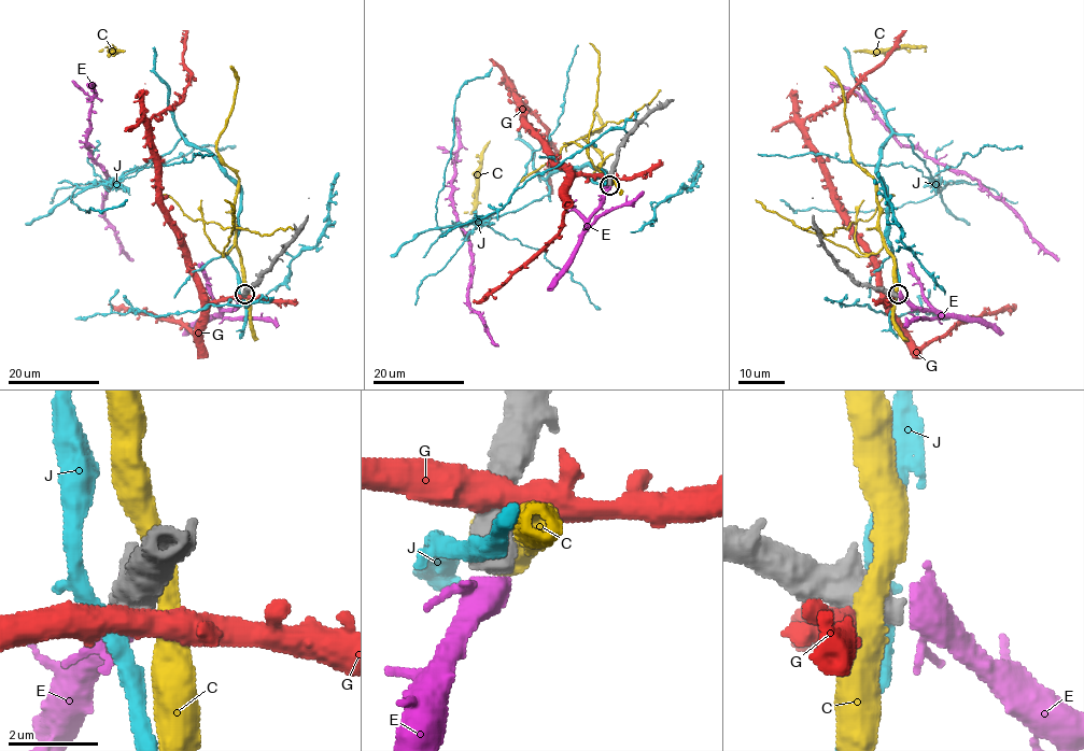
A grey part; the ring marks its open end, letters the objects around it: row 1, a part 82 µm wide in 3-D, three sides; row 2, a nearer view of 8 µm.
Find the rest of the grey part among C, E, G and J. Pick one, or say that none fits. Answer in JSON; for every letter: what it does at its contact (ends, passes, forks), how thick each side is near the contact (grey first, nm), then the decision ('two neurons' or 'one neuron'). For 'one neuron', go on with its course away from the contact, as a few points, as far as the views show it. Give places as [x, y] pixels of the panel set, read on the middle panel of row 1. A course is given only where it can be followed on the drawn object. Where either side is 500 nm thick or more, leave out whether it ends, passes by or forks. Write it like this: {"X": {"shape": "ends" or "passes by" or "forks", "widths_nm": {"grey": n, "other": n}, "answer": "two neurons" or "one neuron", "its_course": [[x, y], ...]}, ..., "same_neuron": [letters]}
{"C": {"widths_nm": {"grey": 600, "other": 480}, "answer": "two neurons"}, "E": {"widths_nm": {"grey": 600, "other": 480}, "answer": "one neuron"}, "G": {"widths_nm": {"grey": 480, "other": 550}, "answer": "two neurons"}, "J": {"widths_nm": {"grey": 700, "other": 400}, "answer": "two neurons"}, "same_neuron": ["E"]}

